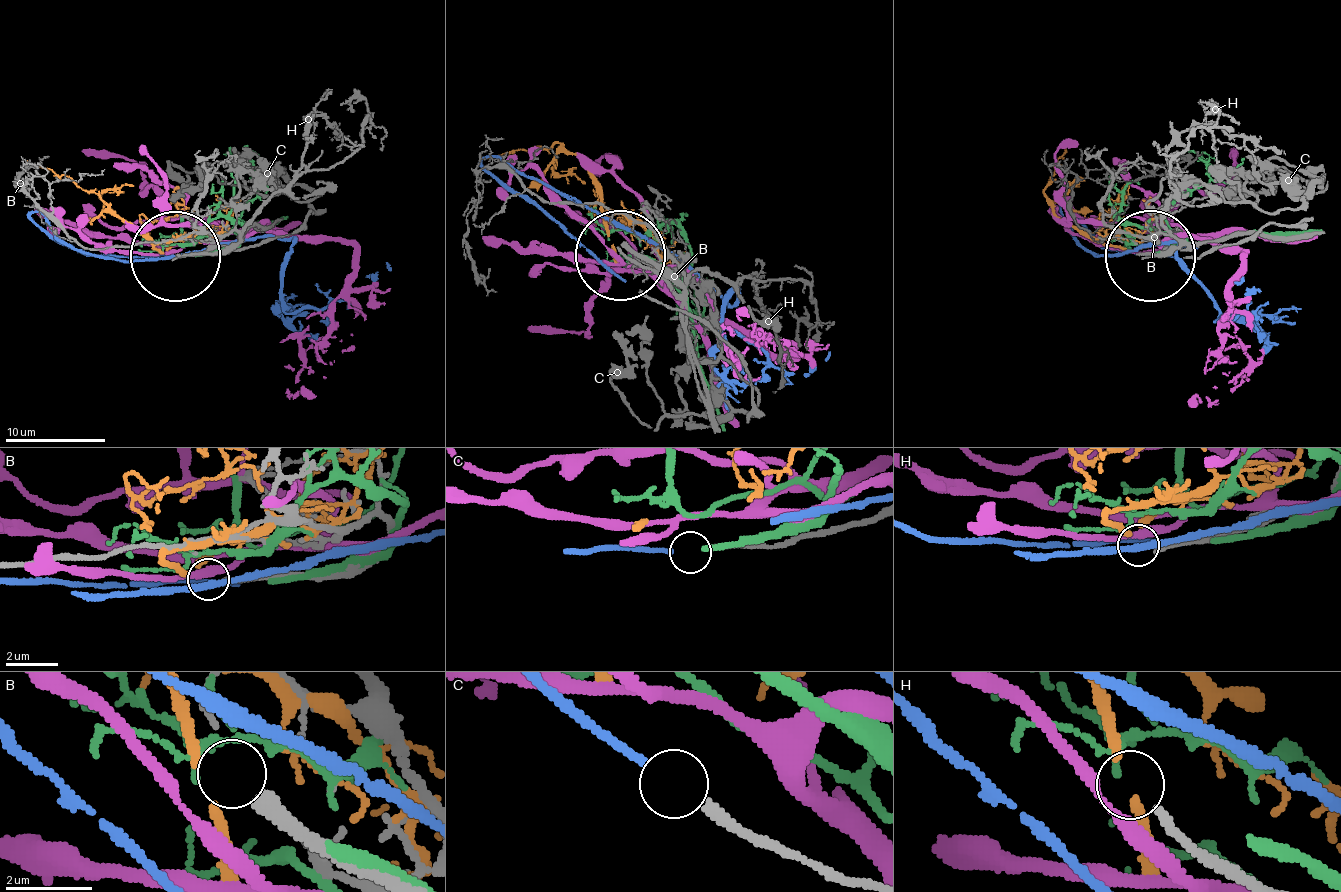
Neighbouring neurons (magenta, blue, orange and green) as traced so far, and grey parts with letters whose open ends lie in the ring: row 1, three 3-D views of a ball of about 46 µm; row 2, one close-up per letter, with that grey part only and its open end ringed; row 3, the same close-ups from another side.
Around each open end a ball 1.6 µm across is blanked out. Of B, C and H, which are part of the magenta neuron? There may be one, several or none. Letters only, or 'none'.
none

